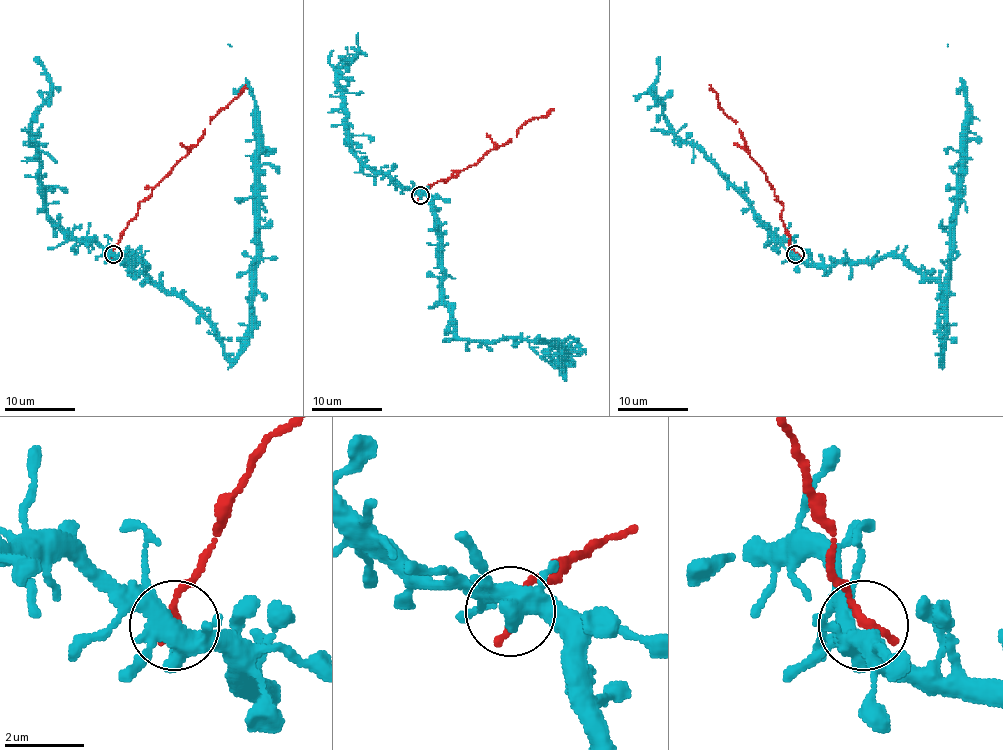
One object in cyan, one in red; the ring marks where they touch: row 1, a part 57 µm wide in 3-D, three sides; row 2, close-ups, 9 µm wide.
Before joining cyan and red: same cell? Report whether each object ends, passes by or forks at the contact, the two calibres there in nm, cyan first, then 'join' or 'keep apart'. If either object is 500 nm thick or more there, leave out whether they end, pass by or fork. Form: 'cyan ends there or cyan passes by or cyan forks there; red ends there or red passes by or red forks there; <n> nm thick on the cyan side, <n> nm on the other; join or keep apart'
cyan forks there; red ends there; 480 nm thick on the cyan side, 240 nm on the other; keep apart

